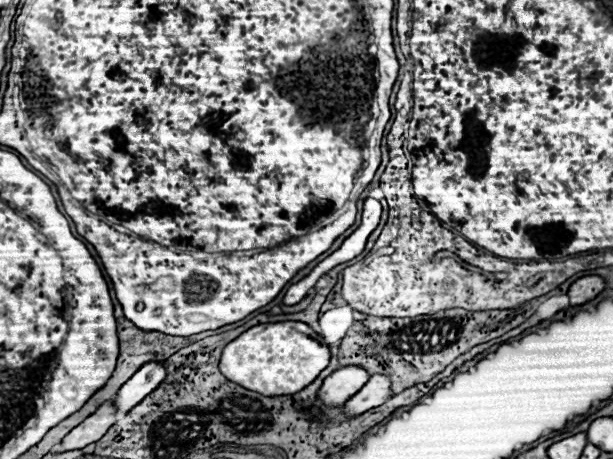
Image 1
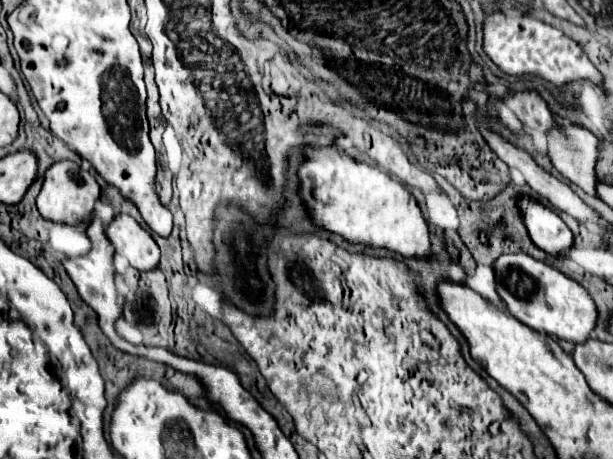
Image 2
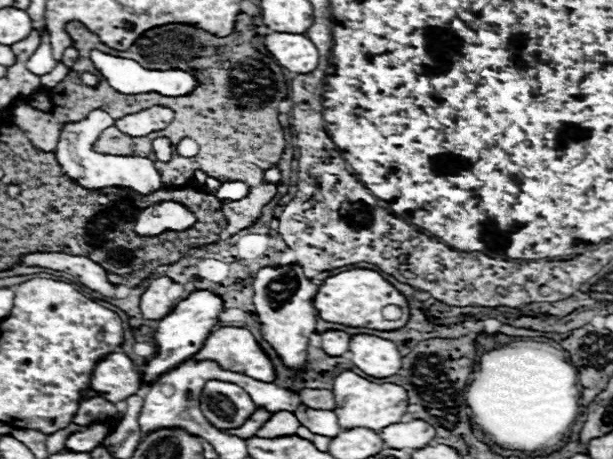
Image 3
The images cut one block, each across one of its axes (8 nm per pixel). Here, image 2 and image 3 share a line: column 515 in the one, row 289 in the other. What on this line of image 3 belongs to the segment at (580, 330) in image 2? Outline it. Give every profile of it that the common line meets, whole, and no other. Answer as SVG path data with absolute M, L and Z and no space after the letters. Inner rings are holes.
M290 264L286 268L262 268L254 278L254 308L260 320L262 340L276 350L286 368L296 372L304 372L308 336L316 332L316 310L312 306L316 290L318 286L304 276L298 264Z

